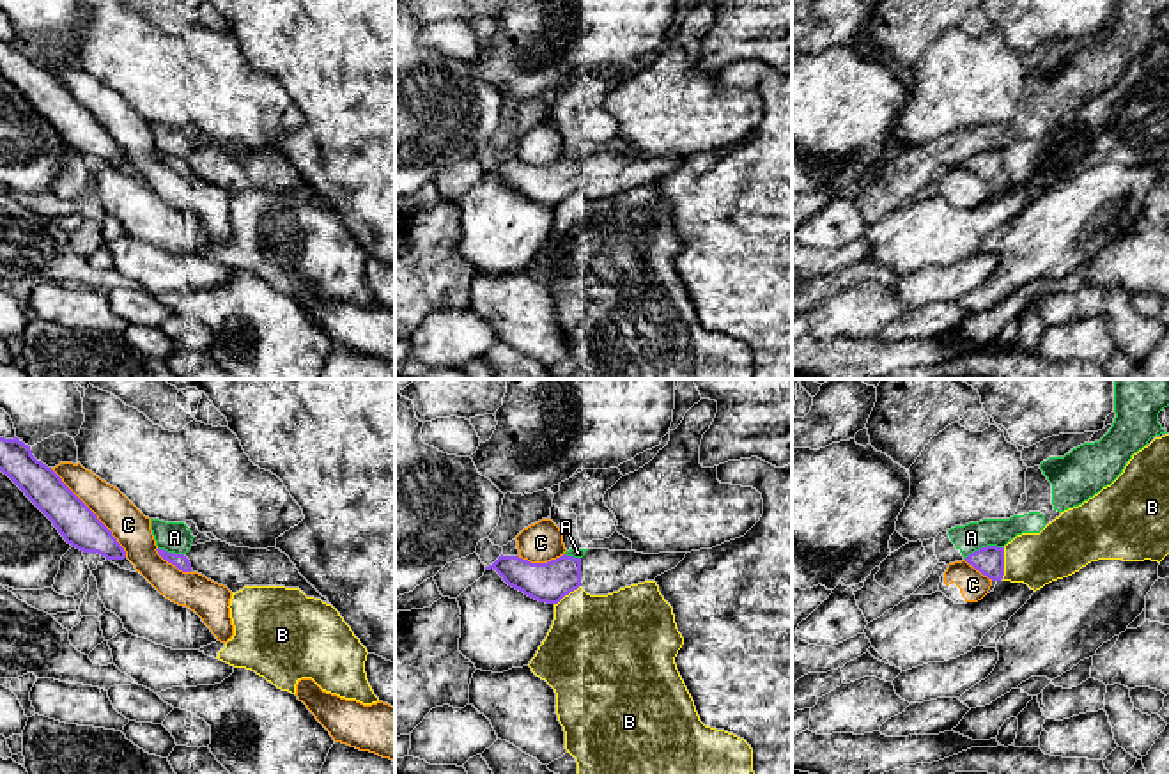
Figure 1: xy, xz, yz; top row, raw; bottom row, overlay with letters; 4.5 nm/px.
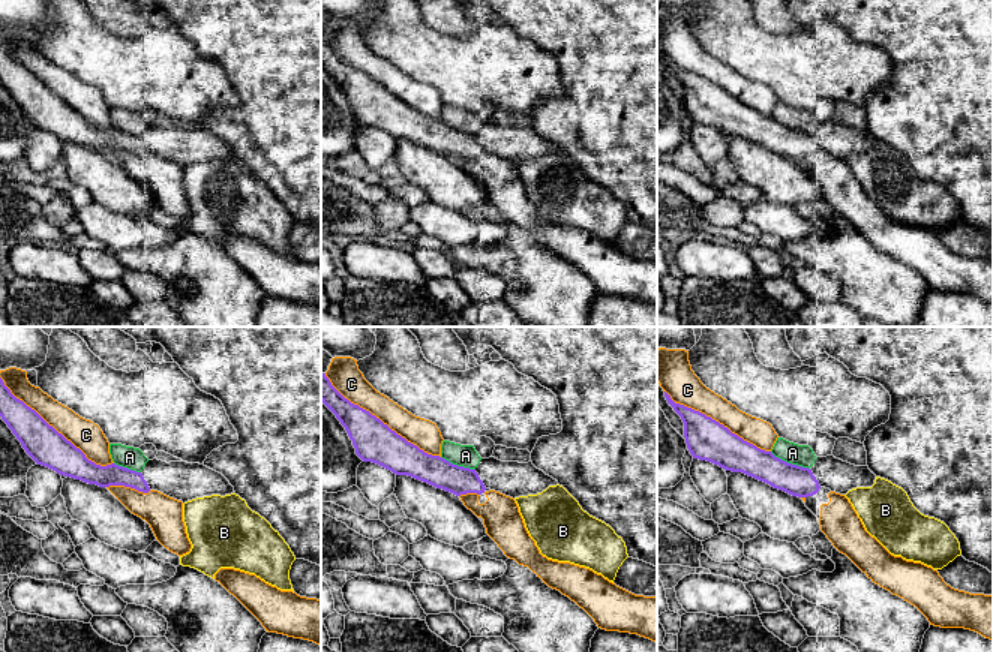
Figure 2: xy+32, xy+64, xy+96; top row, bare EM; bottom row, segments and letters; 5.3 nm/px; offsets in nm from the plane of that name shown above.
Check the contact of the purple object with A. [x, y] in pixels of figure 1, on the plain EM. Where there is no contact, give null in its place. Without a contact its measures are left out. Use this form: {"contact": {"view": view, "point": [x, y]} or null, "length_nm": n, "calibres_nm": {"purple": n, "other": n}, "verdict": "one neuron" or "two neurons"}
{"contact": {"view": "yz", "point": [983, 151]}, "length_nm": 190, "calibres_nm": {"purple": 130, "other": 130}, "verdict": "two neurons"}

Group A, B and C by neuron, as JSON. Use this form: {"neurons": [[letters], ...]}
{"neurons": [["A"], ["B"], ["C"]]}

